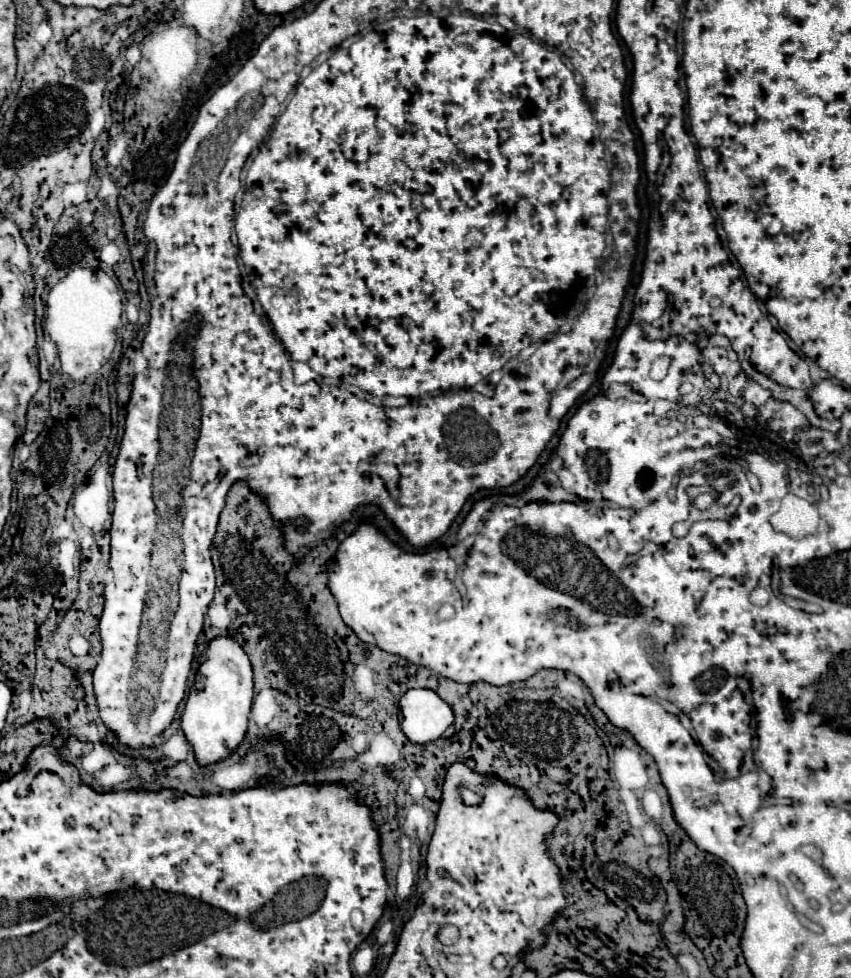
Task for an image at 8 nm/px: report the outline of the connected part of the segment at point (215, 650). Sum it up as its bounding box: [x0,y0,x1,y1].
[181,635,253,765]

